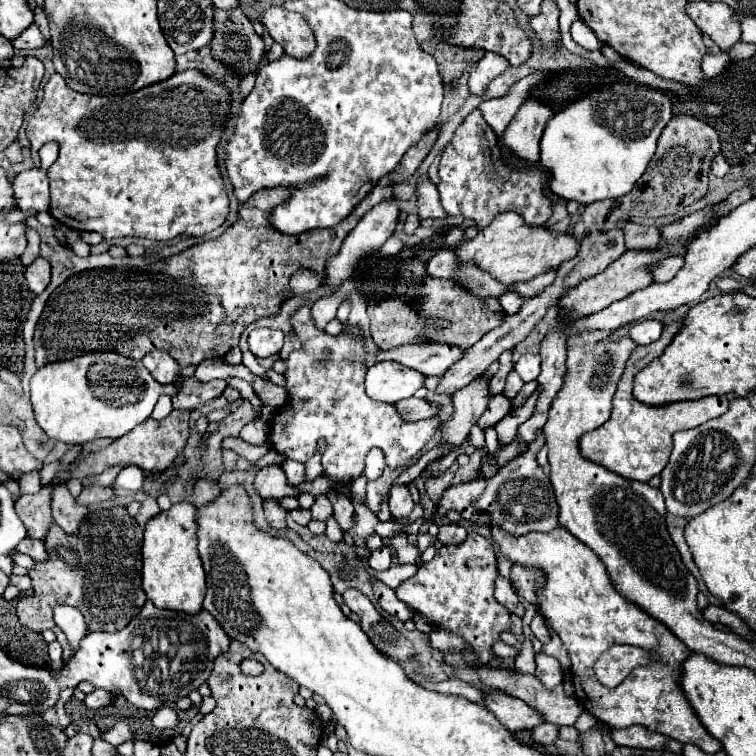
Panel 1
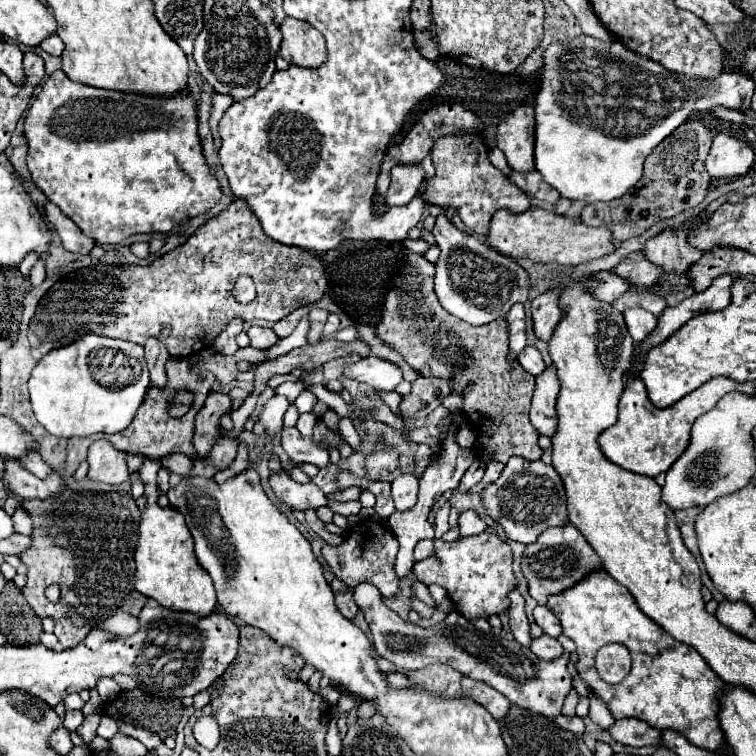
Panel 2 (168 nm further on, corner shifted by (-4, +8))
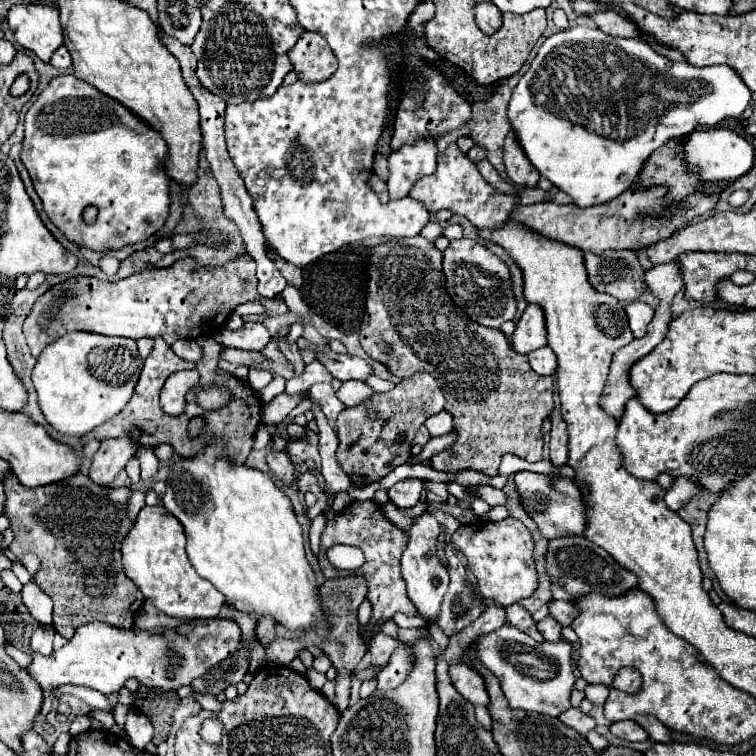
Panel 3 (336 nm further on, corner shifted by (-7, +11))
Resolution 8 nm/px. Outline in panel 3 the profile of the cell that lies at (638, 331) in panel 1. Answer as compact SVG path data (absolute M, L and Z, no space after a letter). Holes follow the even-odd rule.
M635 300L635 302L625 306L625 312L627 312L627 318L629 318L629 326L633 330L633 336L635 338L645 336L647 324L653 320L653 308L649 304L641 302L641 300Z

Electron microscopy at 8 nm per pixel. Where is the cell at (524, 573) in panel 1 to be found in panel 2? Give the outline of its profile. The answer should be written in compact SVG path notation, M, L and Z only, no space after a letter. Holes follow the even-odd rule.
M562 525L562 527L550 527L546 529L536 543L528 545L522 555L522 571L528 581L530 595L544 605L548 601L548 595L558 595L572 587L574 583L582 581L584 575L590 575L594 571L604 569L598 555L592 551L592 547L586 543L582 533L574 525Z

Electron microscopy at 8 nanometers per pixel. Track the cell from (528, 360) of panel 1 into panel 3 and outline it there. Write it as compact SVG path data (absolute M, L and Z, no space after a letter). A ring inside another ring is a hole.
M543 346L541 350L533 350L527 354L531 368L541 376L551 376L557 370L557 358L549 346Z

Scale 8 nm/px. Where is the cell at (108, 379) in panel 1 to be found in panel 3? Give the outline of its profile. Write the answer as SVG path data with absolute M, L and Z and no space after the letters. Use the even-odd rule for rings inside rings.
M67 332L61 340L49 344L41 352L33 368L33 384L45 420L57 432L73 436L83 436L95 426L101 426L109 418L117 416L131 400L143 362L145 360L139 356L137 344L131 338L111 338L101 334L87 336L85 332Z

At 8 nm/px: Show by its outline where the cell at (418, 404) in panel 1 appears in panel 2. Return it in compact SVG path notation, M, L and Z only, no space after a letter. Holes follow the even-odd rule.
M376 391L376 395L378 395L378 397L380 397L380 399L382 399L390 409L392 409L392 413L396 413L396 415L400 413L398 407L400 407L402 397L400 397L396 391Z

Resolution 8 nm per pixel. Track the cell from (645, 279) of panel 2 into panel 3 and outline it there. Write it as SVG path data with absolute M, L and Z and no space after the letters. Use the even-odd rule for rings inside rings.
M609 250L603 254L585 254L589 282L597 292L607 292L617 300L633 302L647 290L641 268L633 250Z

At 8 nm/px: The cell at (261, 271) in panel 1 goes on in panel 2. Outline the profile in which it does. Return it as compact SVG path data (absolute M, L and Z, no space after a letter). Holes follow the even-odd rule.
M234 199L228 209L224 209L220 215L198 227L184 245L162 255L148 267L112 267L100 263L96 267L80 269L60 277L60 281L54 283L38 303L38 311L30 319L28 339L32 345L32 357L36 361L52 349L64 347L88 333L126 339L138 345L144 345L146 339L156 337L166 345L170 355L190 357L204 347L212 347L214 337L228 325L230 319L240 315L246 321L266 319L276 323L290 315L294 309L316 303L324 295L326 287L328 283L320 257L314 257L298 247L282 247L282 243L266 237L246 201ZM240 273L250 275L258 289L256 299L248 305L238 303L232 295L232 287Z

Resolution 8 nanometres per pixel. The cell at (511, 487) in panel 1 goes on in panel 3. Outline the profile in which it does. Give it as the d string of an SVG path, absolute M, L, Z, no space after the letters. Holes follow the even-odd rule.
M521 470L521 472L513 474L513 480L515 480L515 488L519 492L523 508L529 514L529 518L535 520L541 536L553 538L553 536L561 536L561 534L583 534L585 516L583 516L581 492L571 478Z

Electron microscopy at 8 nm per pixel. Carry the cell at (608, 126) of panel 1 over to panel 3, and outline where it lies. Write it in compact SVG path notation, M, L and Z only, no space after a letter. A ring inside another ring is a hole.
M575 26L545 38L529 70L515 86L509 122L539 174L585 208L623 194L641 172L647 156L667 140L685 136L697 126L715 126L723 118L739 118L749 102L751 90L729 66L697 68L687 62L671 62L653 52L643 38L613 38L599 28Z

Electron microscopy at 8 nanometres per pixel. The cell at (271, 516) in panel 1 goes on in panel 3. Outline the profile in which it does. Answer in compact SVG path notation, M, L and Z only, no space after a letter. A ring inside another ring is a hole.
M269 450L269 454L267 454L267 464L269 464L271 472L273 472L285 486L291 486L291 484L293 484L293 480L295 480L295 478L293 478L293 464L291 464L287 452L275 454L275 452Z

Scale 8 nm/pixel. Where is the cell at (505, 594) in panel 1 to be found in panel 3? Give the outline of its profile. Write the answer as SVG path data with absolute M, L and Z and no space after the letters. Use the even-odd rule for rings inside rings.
M511 604L511 606L507 606L505 610L507 610L507 620L509 620L511 626L515 626L517 630L529 634L533 640L543 642L543 636L539 634L535 620L531 618L531 614L529 614L523 606L519 606L519 604Z

